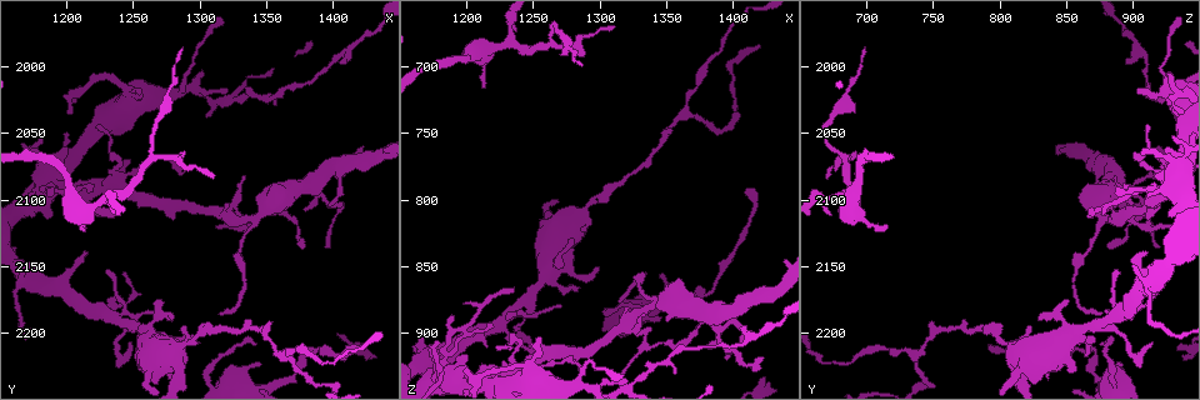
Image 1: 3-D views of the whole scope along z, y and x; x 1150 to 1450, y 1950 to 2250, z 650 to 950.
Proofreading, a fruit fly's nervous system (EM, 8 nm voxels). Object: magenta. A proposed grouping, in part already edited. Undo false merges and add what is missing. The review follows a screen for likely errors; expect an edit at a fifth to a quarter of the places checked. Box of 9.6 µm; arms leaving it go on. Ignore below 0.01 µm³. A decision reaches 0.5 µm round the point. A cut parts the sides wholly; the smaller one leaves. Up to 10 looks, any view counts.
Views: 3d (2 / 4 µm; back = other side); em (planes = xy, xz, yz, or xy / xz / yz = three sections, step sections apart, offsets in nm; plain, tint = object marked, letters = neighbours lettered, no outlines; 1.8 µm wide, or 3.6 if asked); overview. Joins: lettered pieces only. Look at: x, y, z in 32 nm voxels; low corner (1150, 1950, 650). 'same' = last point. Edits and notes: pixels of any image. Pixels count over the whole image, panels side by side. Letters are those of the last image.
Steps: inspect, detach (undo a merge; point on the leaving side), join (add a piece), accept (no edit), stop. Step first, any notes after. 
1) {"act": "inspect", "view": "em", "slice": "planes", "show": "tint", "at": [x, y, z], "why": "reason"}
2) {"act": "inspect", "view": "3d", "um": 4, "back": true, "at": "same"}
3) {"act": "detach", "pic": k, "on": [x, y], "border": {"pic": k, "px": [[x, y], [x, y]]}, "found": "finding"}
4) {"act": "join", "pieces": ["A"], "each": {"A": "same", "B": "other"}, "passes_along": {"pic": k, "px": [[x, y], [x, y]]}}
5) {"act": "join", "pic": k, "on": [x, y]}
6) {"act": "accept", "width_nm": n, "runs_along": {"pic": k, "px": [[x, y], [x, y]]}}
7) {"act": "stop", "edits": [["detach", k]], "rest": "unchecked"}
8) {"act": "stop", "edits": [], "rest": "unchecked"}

{"act": "inspect", "view": "em", "slice": "planes", "show": "letters", "at": [1204, 2096, 692], "why": "sudden change in width"}

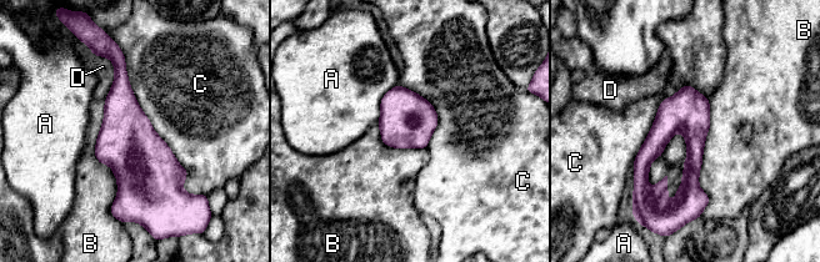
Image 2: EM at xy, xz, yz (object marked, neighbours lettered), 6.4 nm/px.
{"act": "accept", "each": {"A": "other", "B": "other", "C": "other", "D": "other"}, "runs_along": {"pic": 2, "px": [[688, 89], [694, 161], [684, 205]]}, "found": "continuous, no second cell"}

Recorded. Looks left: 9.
{"act": "inspect", "view": "em", "slice": "yz", "step": 8, "show": "letters", "at": [1346, 2224, 888], "why": "thick end"}

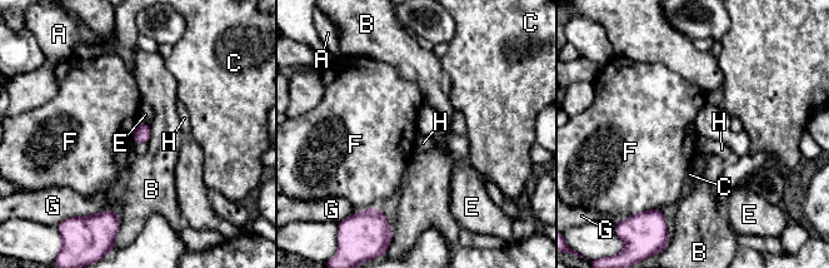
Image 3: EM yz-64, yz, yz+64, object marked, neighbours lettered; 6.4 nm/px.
{"act": "accept", "each": {"A": "other", "B": "other", "C": "other", "E": "other", "F": "other", "G": "other", "H": "other"}, "border": {"pic": 3, "px": [[139, 123], [134, 132], [133, 142]]}, "found": "no lettered piece goes on from it"}

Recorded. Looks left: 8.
{"act": "inspect", "view": "3d", "um": 4, "at": [1276, 2220, 820], "why": "sharp bend"}

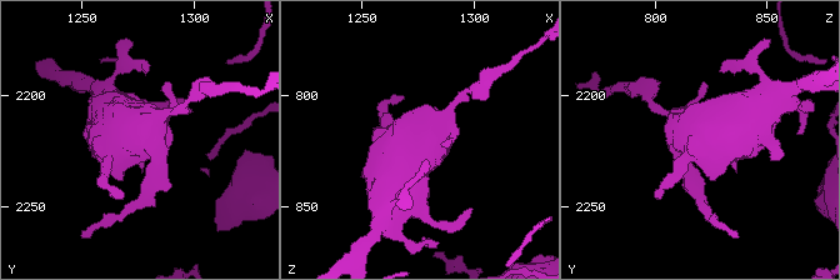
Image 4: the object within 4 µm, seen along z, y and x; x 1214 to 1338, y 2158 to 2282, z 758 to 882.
{"act": "inspect", "view": "em", "um": 3.6, "slice": "xz", "step": 8, "show": "tint", "at": [1278, 2221, 820], "why": "now the EM"}

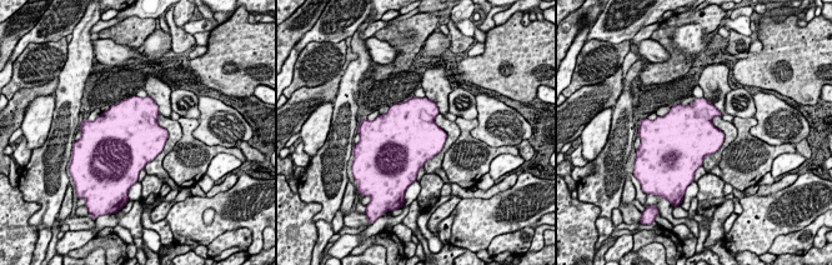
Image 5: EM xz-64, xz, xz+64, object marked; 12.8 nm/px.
{"act": "inspect", "view": "em", "um": 3.6, "slice": "planes", "show": "letters", "at": "same"}

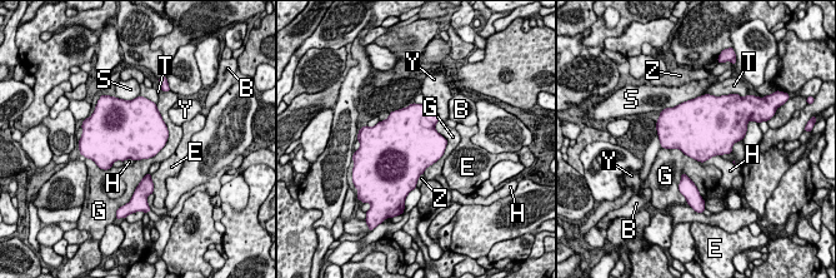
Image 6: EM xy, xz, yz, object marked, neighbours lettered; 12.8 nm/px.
{"act": "accept", "each": {"B": "other", "E": "other", "G": "other", "H": "other", "S": "other", "T": "other", "Y": "other", "Z": "other"}, "border": {"pic": 6, "px": [[155, 104], [168, 140], [135, 160]]}, "found": "one cell here"}

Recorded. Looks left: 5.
{"act": "inspect", "view": "3d", "um": 2, "at": [1384, 2090, 886], "why": "four arms meet"}

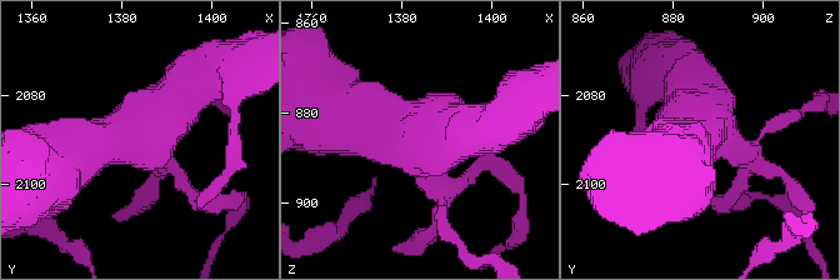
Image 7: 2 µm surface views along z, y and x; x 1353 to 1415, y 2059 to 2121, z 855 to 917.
{"act": "inspect", "view": "em", "slice": "yz", "step": 16, "show": "tint", "at": [1383, 2088, 885]}

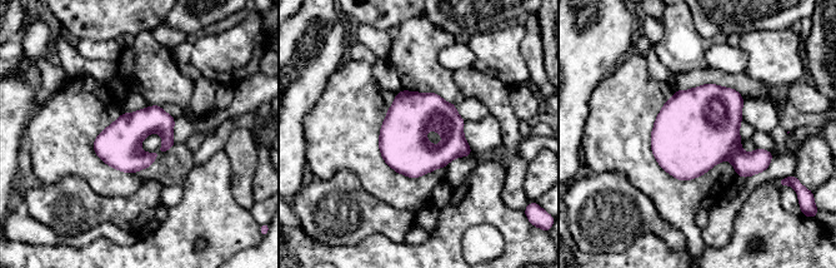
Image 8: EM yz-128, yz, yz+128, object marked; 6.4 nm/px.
{"act": "inspect", "view": "em", "slice": "planes", "show": "letters", "at": "same", "why": "another direction"}

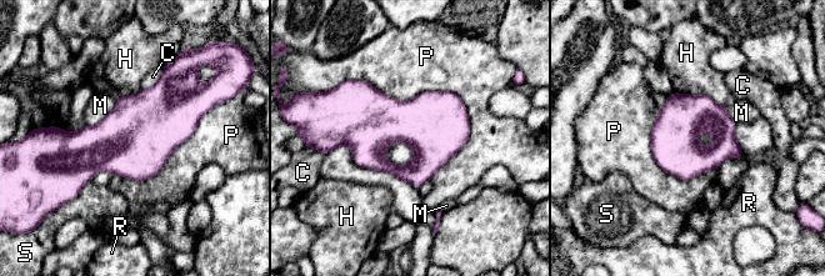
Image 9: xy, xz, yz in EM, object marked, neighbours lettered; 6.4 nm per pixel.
{"act": "accept", "longest_contact_nm": ["P", 900], "each": {"C": "other", "H": "other", "M": "other", "P": "other", "R": "other", "S": "other"}, "border": {"pic": 9, "px": [[116, 100], [100, 121], [85, 125]]}, "found": "all the same cell"}

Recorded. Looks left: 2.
{"act": "inspect", "view": "em", "um": 3.6, "slice": "planes", "show": "letters", "at": [1248, 2020, 928], "why": "calibre changes"}

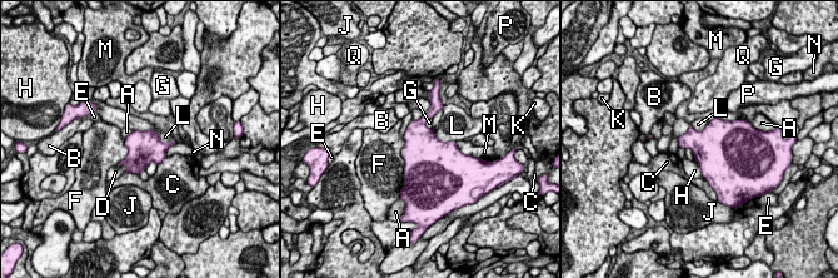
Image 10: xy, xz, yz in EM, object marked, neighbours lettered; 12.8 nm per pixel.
{"act": "accept", "each": {"A": "other", "B": "other", "C": "other", "D": "other", "E": "other", "F": "other", "G": "other", "H": "other", "J": "other", "K": "other", "L": "other", "M": "other", "N": "other", "P": "other", "Q": "other"}, "border": {"pic": 10, "px": [[133, 129], [175, 143]]}, "found": "one cell here"}

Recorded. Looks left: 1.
{"act": "stop", "edits": [], "rest": "unchecked"}

